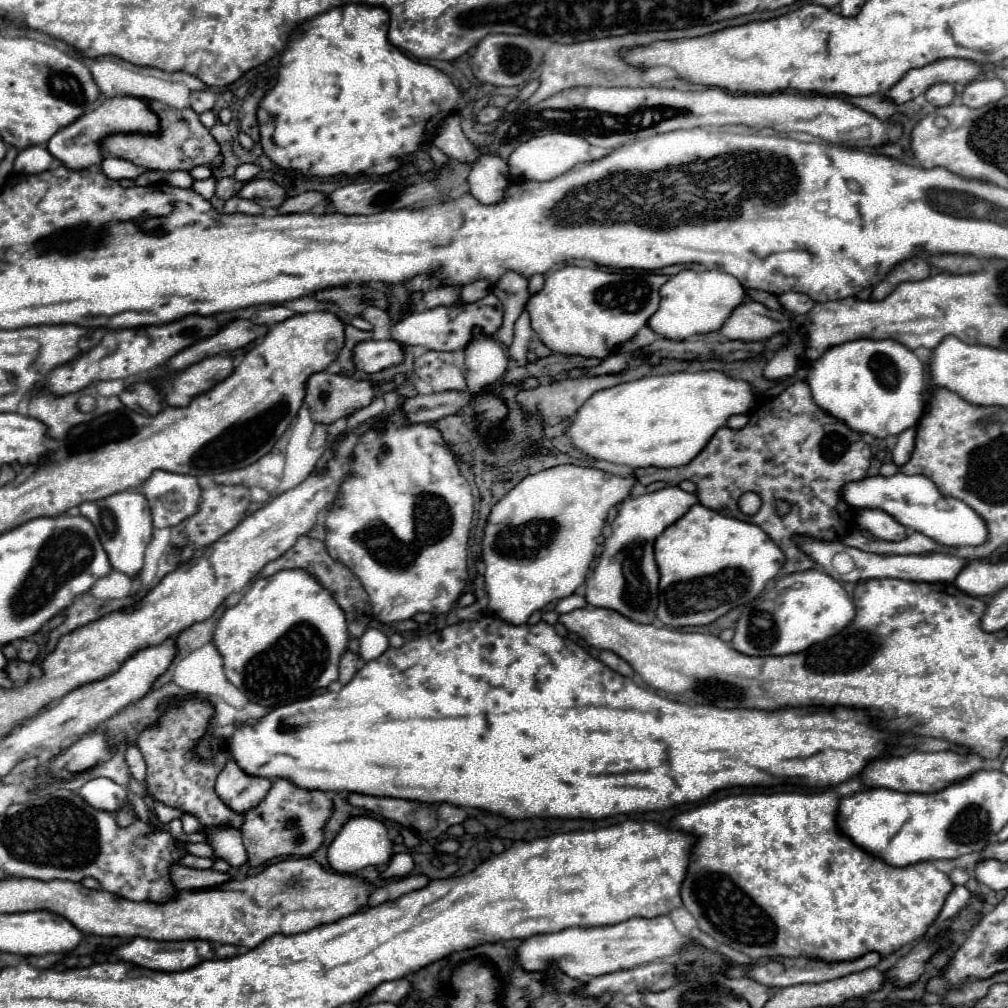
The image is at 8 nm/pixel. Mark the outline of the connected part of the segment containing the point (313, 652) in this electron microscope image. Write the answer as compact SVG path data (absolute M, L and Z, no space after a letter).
M281 570L269 578L257 578L249 592L239 600L239 604L231 606L225 610L225 614L221 616L221 620L217 622L217 628L215 628L215 644L223 656L223 662L225 662L225 676L227 680L231 680L231 684L235 684L243 694L249 696L251 702L255 704L263 704L263 706L269 706L269 708L277 708L281 704L291 704L291 702L297 702L297 700L303 700L303 698L309 698L313 694L319 692L319 688L327 688L331 682L337 680L337 666L339 666L339 658L341 654L345 652L347 648L347 642L349 642L349 632L347 632L347 620L345 620L345 614L341 612L339 604L333 600L333 596L329 596L329 590L327 588L321 588L321 584L317 584L317 580L313 580L313 576L309 576L309 572L305 570Z

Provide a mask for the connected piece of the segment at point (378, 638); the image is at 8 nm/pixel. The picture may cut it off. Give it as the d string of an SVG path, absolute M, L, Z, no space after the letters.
M377 628L365 630L363 636L359 638L359 654L363 660L373 660L373 658L381 656L387 648L389 648L387 636Z

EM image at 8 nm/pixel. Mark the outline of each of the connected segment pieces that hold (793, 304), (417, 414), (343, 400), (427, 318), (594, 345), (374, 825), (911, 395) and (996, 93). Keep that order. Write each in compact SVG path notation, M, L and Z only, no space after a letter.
M785 292L785 294L781 294L777 300L779 300L779 304L781 304L787 312L791 312L791 314L795 314L795 316L807 314L807 312L813 308L813 304L815 304L807 294L799 294L799 292Z
M435 392L429 396L405 398L401 408L409 424L433 424L445 416L459 414L471 406L471 394L467 392Z
M315 372L309 376L307 380L307 386L305 386L305 404L313 416L313 422L317 424L333 424L335 420L339 418L347 418L351 416L353 412L369 406L373 402L375 396L379 394L385 394L385 392L391 392L391 390L397 390L399 386L403 386L407 382L407 376L405 374L397 374L393 376L393 380L389 382L373 382L373 380L355 380L347 374L333 374L333 372Z
M487 294L483 300L467 304L467 306L439 306L433 310L423 310L423 312L411 312L403 320L395 322L391 326L391 340L401 342L403 346L425 346L427 350L437 350L437 352L455 352L463 350L465 344L473 338L473 326L479 326L485 334L495 334L503 324L503 306L501 300L495 294Z
M565 266L545 278L541 292L529 298L527 312L541 342L559 354L607 358L617 352L659 306L659 288L667 276L645 270L605 272L601 268Z
M369 816L351 818L341 828L341 832L337 834L337 838L333 840L333 844L329 846L329 852L327 852L327 860L329 860L331 868L341 874L353 874L365 866L387 864L391 860L391 856L393 856L393 850L391 850L391 840L387 836L385 824L375 818L369 818Z
M855 340L829 348L809 370L805 378L811 386L813 400L831 416L849 428L887 438L917 426L923 416L925 372L923 362L895 340Z
M991 78L973 80L971 84L967 84L961 94L961 100L969 108L983 108L985 104L1001 100L1001 96L1005 96L1005 82L999 78Z

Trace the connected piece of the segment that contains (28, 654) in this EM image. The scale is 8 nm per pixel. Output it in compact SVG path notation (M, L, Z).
M23 640L21 648L19 648L19 658L25 662L35 662L39 656L39 648L33 640Z

